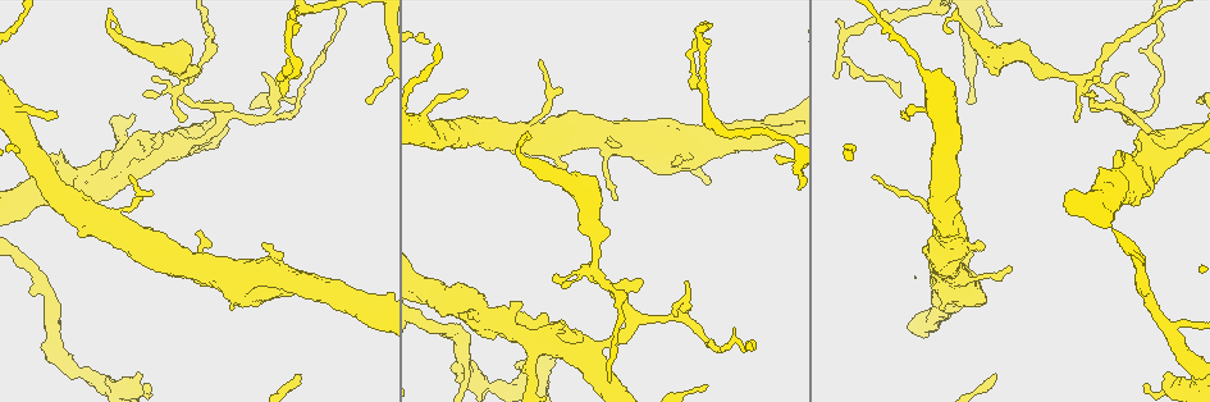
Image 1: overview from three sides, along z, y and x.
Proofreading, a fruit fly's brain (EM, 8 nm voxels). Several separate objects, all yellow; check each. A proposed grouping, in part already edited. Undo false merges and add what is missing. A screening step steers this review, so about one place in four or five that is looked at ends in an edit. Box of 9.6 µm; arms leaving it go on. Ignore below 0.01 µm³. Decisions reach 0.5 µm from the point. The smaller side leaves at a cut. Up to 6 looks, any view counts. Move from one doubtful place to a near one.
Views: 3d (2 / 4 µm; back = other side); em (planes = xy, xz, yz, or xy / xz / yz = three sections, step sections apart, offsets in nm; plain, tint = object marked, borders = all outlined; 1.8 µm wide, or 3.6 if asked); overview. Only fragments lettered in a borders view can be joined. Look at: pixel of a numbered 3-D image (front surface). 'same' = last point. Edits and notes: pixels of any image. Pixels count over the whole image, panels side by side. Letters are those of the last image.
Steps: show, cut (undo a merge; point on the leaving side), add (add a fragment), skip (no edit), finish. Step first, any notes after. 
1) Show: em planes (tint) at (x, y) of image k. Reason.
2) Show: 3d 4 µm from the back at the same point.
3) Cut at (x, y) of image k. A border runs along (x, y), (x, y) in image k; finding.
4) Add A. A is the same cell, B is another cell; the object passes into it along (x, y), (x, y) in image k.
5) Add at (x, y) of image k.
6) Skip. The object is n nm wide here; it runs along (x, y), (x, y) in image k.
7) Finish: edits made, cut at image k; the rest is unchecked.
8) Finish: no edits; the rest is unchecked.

Show: 3d 2 µm from the back at (151, 79) of image 1. An open end.

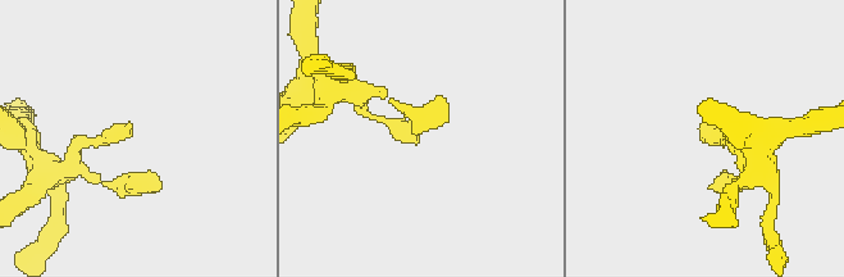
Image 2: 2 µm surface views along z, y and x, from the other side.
Show: em planes (borders) at (706, 128) of image 2.

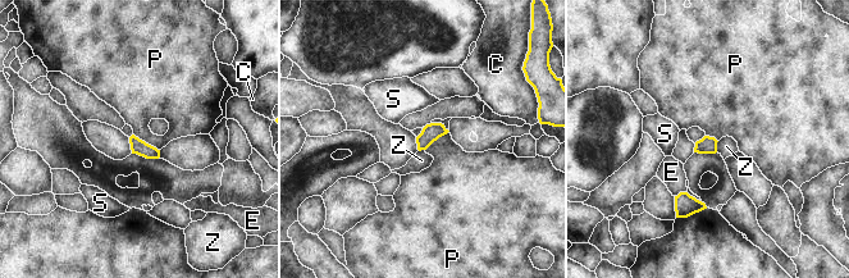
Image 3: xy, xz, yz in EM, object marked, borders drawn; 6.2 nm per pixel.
Skip. C, E, P, S and Z are other cells; a border runs along (133, 133), (159, 150) in image 3; no lettered fragment goes on from it.

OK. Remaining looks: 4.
Show: 3d 2 µm at (176, 53) of image 1. Branch point.

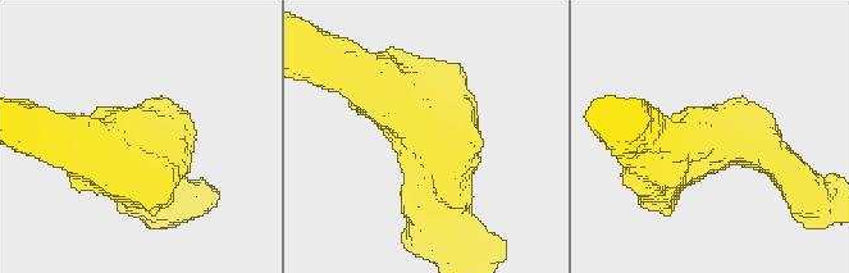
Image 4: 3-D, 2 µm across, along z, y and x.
Show: em planes (borders) at (132, 138) of image 4. Now the EM.

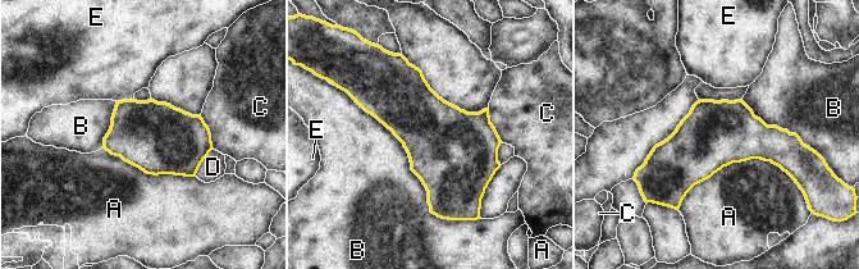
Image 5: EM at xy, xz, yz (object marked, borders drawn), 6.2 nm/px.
Skip. The object is 420 nm wide here; A, B, C, D and E are other cells; a border runs along (350, 95), (451, 220) in image 5; one neuron here.

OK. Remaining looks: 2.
Show: em 3.6 µm yz step 4 (tint) at (904, 114) of image 1. An open end.

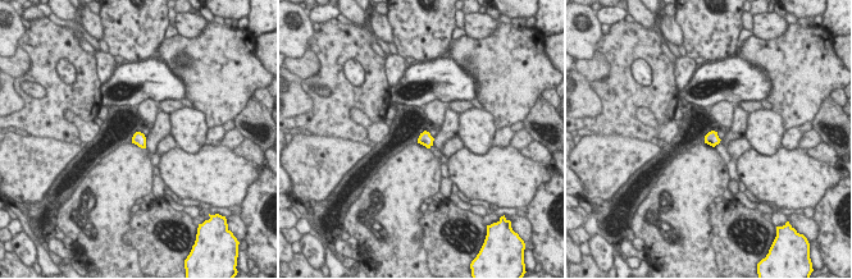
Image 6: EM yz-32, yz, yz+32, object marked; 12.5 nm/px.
Show: em 3.6 µm planes (borders) at the same point.

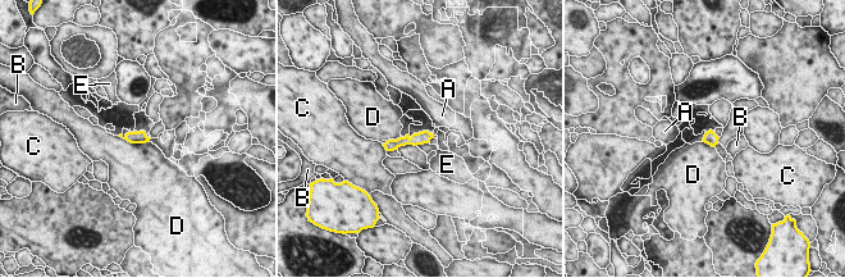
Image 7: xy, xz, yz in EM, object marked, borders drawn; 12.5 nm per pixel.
Skip. A, B, C, D and E are other cells; it runs along (429, 136), (405, 140), (388, 146) in image 7; no lettered fragment goes on from it.

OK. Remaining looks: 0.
Finish: no edits; the rest is unchecked.

